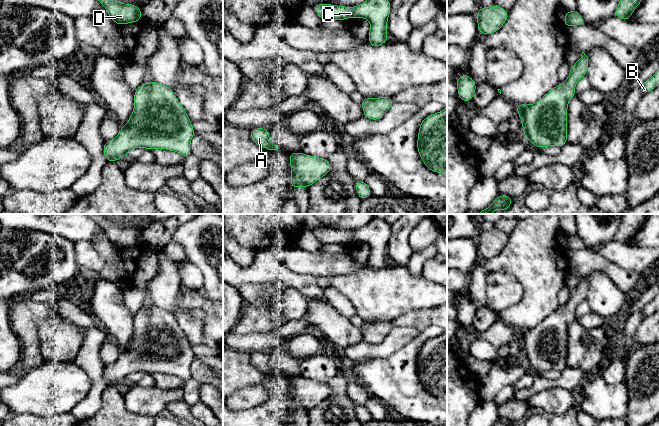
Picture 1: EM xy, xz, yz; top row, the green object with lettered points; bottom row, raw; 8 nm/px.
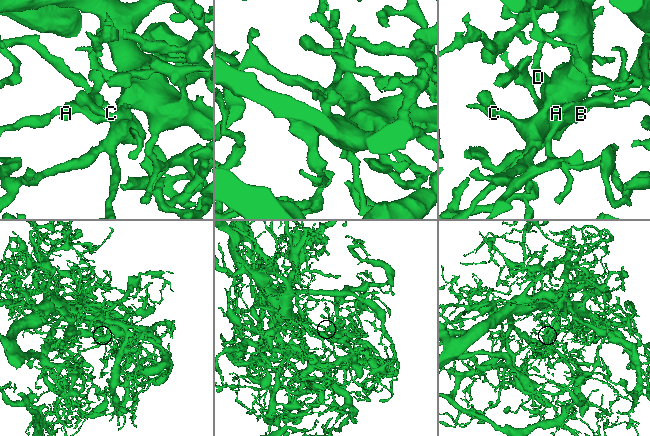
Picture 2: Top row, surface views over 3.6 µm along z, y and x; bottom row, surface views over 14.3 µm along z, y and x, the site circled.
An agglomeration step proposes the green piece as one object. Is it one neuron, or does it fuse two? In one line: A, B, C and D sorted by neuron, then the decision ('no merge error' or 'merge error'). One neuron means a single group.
groups A B C D; no merge error

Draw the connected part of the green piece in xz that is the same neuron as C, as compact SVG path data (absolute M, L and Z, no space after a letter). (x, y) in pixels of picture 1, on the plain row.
M375 215L368 224L355 231L337 230L320 227L312 230L322 244L346 244L347 242L365 242L371 248L368 257L369 267L378 271L387 266L387 246L391 236L390 225Z

